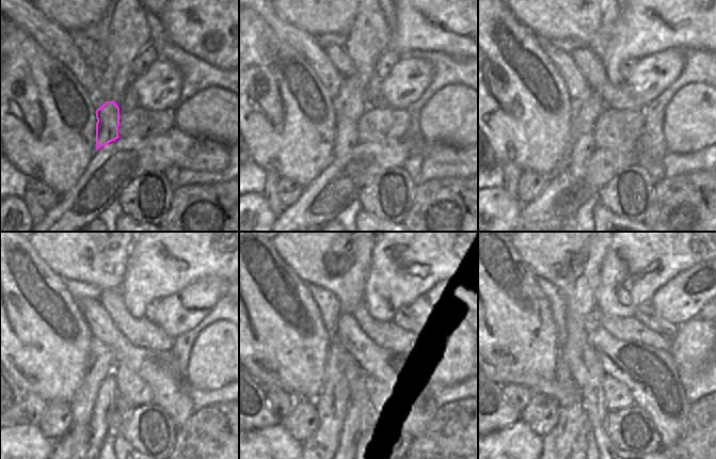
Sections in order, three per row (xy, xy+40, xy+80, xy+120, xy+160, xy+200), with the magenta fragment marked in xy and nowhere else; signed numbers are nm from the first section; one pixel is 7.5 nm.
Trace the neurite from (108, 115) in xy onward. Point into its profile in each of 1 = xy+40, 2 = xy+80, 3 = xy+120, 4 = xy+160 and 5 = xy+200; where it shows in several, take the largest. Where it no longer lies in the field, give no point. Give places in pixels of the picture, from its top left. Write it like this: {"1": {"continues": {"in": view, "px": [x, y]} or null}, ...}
{"1": {"continues": {"in": "xy+40", "px": [346, 138]}}, "2": {"continues": {"in": "xy+80", "px": [584, 147]}}, "3": {"continues": {"in": "xy+120", "px": [104, 408]}}, "4": {"continues": {"in": "xy+160", "px": [347, 437]}}, "5": {"continues": {"in": "xy+200", "px": [579, 448]}}}

